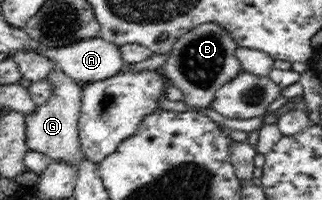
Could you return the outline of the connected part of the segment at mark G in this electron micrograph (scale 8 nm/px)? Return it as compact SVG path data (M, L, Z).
M59 67L53 69L46 77L53 85L53 98L33 114L25 116L27 146L30 151L49 155L52 161L63 161L78 168L78 164L84 158L78 135L83 85L67 76Z

